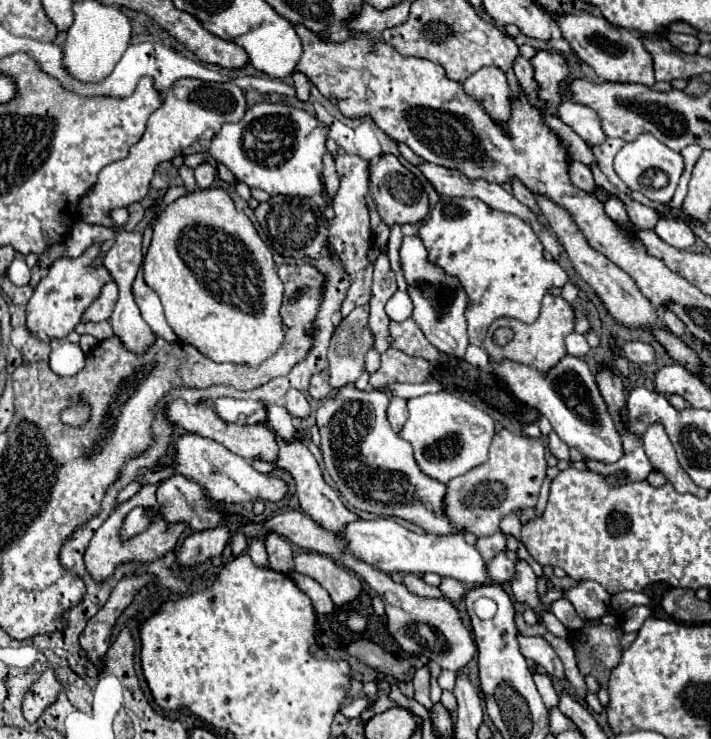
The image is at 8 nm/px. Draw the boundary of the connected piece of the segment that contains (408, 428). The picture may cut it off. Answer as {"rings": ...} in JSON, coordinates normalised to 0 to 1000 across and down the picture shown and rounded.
{"rings":[[[630,530],[596,533],[574,541],[577,563],[563,590],[579,601],[582,620],[599,644],[616,652],[633,652],[686,622],[686,606],[698,582],[695,568],[681,552],[681,547]]]}

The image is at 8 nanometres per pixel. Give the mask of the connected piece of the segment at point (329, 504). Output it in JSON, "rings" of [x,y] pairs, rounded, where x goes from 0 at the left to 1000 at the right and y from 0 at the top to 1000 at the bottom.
{"rings":[[[394,593],[394,620],[391,620],[388,628],[411,641],[411,647],[416,650],[416,668],[419,668],[419,674],[422,674],[422,687],[425,687],[439,704],[450,706],[450,712],[456,712],[459,717],[467,717],[467,720],[478,720],[478,717],[484,717],[492,706],[506,704],[506,698],[501,698],[498,693],[492,693],[492,690],[481,682],[478,668],[475,668],[473,663],[467,663],[467,660],[456,652],[444,620],[436,614],[436,609],[433,609],[428,601],[419,601],[419,598],[399,601],[397,593]]]}

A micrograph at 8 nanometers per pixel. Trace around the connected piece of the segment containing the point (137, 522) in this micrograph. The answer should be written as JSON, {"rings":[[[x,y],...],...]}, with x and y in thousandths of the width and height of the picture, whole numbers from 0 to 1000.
{"rings":[[[191,687],[180,696],[180,701],[174,704],[174,712],[172,712],[172,725],[174,728],[183,728],[188,723],[197,723],[203,714],[208,714],[208,698],[205,698],[205,690],[200,687]]]}

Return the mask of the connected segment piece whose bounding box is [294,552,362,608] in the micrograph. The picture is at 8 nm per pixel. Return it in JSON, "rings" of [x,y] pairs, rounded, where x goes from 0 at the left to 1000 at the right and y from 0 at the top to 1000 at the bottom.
{"rings":[[[425,747],[414,755],[414,760],[416,760],[416,774],[436,779],[450,793],[456,793],[475,823],[501,812],[509,798],[509,788],[501,777],[487,774],[467,755],[456,750]]]}

